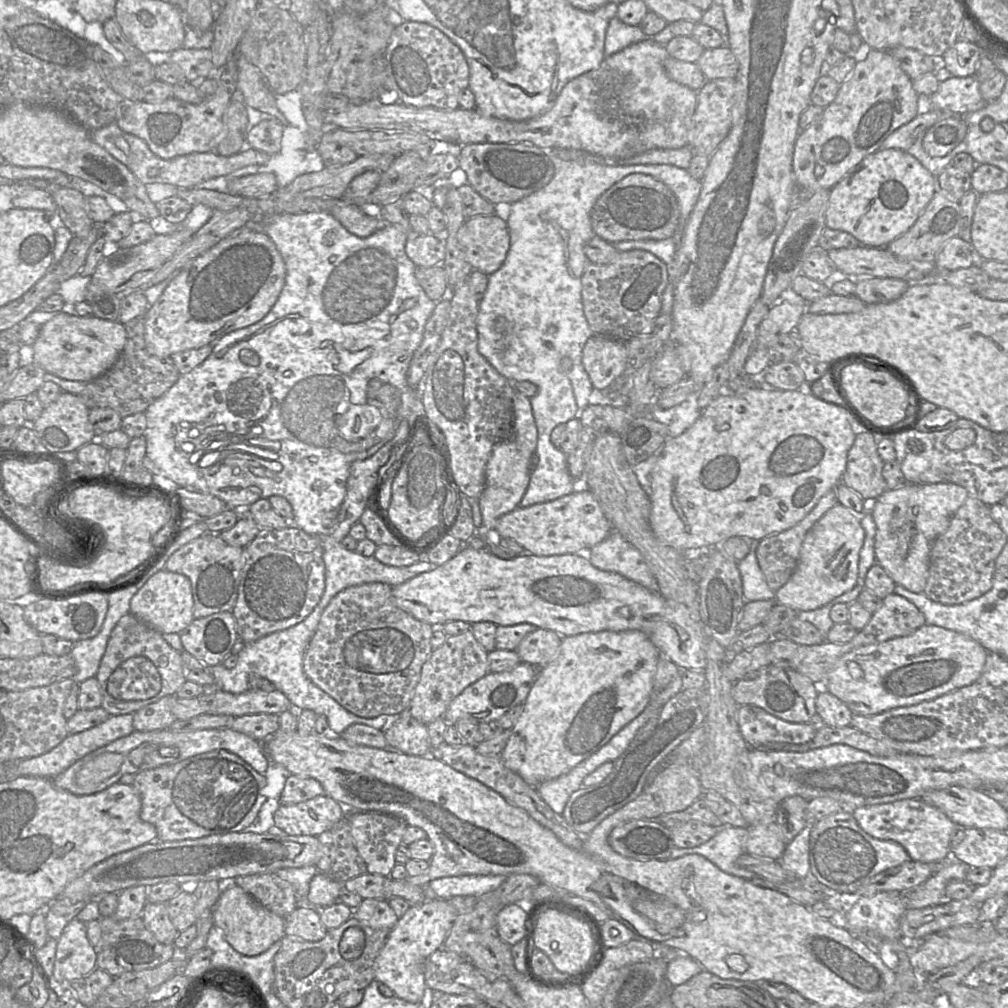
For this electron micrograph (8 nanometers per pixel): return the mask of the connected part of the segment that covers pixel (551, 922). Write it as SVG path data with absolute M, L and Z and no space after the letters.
M555 910L545 911L539 916L534 932L534 945L548 956L556 973L570 978L581 976L590 967L596 951L588 924Z

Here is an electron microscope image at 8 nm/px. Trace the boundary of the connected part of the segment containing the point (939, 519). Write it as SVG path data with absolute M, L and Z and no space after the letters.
M905 483L885 490L872 502L876 562L895 584L913 593L923 593L929 576L932 544L947 530L952 516L968 497L964 487L953 483Z

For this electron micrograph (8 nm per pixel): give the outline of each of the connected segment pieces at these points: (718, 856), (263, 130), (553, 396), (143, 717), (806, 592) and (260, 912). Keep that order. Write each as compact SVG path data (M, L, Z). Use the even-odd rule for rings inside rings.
M723 826L707 842L693 848L674 846L668 859L676 859L688 854L699 854L715 864L723 872L750 880L759 877L737 864L738 857L745 853L748 827Z
M277 119L263 120L248 131L246 147L272 156L281 148L283 130L283 125Z
M549 150L549 156L551 157L555 167L555 172L550 182L540 190L511 204L511 212L507 221L510 234L510 249L502 266L488 276L487 289L483 298L479 301L479 312L476 319L479 353L509 381L530 381L538 388L536 395L530 398L530 404L538 431L537 446L534 454L531 456L530 481L520 502L520 507L528 507L534 504L549 502L574 492L575 480L571 477L567 468L567 455L560 448L557 448L552 444L551 432L557 425L565 424L570 419L577 417L580 410L590 405L590 397L594 390L591 380L582 364L582 350L584 345L592 335L595 335L586 320L582 303L582 276L587 265L590 263L590 260L584 252L584 246L587 241L595 235L591 223L591 211L597 199L612 185L630 175L630 172L635 171L633 167L629 167L632 165L627 164L581 164L575 161L563 160L554 154L554 150ZM549 326L555 326L556 332L548 333L547 330ZM564 357L569 357L570 360L572 360L572 367L567 375L559 370L560 360Z
M167 695L133 713L135 731L153 731L168 729L176 721L172 714L172 699L176 695Z
M840 503L830 508L806 533L797 566L790 579L775 592L777 604L787 606L797 612L820 608L834 598L853 589L860 581L858 575L859 553L864 543L865 532L859 515Z
M223 883L213 909L213 924L221 930L224 939L245 956L257 956L285 936L285 919L263 907L234 883Z

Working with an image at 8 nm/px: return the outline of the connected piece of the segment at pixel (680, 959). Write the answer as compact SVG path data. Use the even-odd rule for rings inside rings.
M654 947L659 957L665 957L670 960L666 969L666 979L671 987L685 983L701 970L701 965L692 957L681 953L671 947Z

